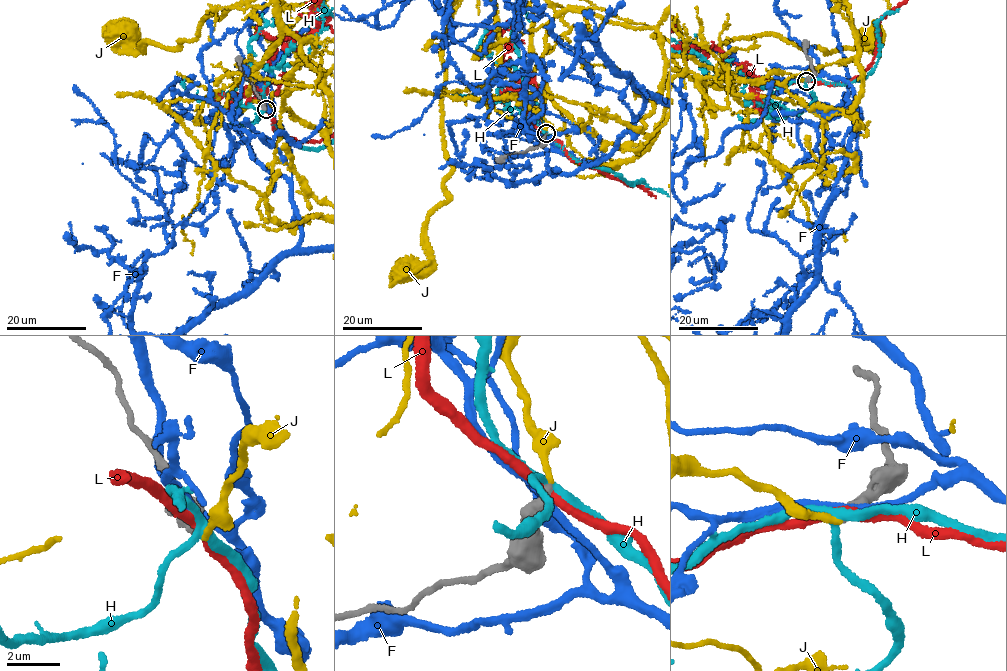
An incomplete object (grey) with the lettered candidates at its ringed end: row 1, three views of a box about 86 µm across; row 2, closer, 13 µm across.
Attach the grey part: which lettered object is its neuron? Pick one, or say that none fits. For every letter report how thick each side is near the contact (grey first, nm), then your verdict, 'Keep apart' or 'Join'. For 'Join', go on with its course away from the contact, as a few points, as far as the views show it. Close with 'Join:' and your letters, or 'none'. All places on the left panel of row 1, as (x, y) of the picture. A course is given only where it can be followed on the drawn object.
F: Thickness 550 nm (grey) against 260 nm. Keep apart
H: Thickness 360 nm (grey) against 280 nm. Keep apart
J: Thickness 280 nm (grey) against 240 nm. Join
L: Thickness 420 nm (grey) against 360 nm. Keep apart
Join: J

